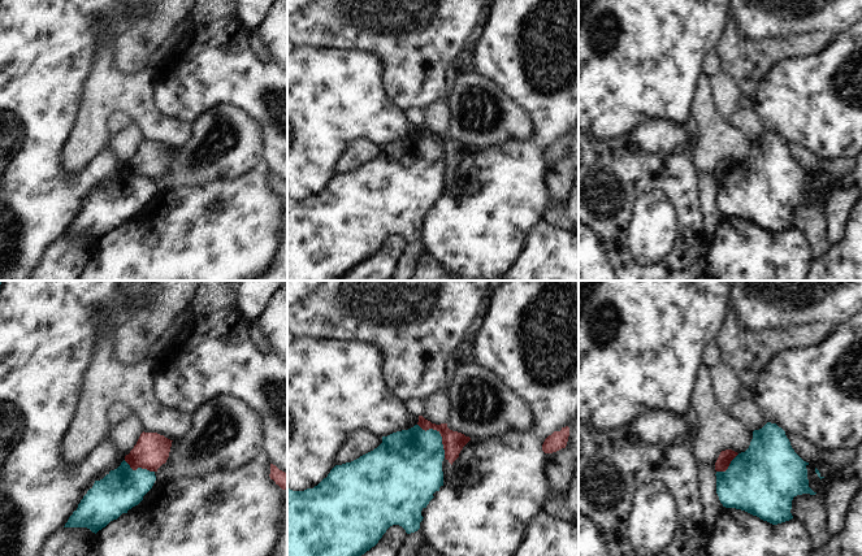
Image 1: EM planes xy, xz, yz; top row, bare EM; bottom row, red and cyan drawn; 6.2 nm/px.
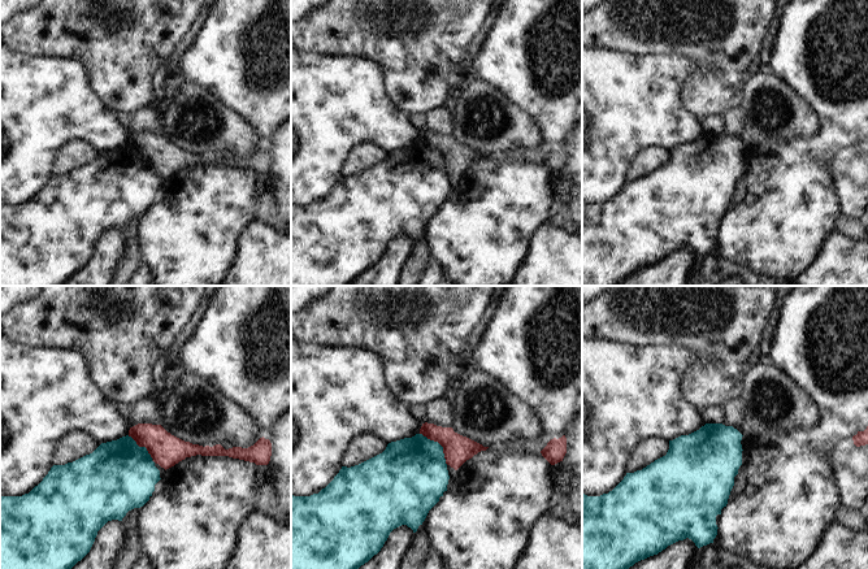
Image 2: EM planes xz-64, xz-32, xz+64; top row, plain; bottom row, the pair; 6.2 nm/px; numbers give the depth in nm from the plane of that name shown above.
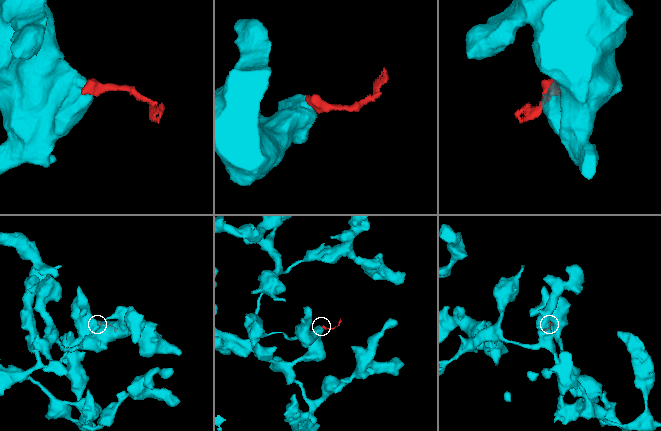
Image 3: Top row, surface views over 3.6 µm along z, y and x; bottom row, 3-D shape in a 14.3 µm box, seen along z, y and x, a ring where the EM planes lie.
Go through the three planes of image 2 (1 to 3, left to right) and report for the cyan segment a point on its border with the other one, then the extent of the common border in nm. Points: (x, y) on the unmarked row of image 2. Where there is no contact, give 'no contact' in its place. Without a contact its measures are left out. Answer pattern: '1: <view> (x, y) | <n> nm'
1: xz-64 (142, 155) | 220 nm
2: xz-32 (439, 152) | 260 nm
3: no contact

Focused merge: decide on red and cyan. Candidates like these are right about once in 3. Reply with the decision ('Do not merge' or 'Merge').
Do not merge.

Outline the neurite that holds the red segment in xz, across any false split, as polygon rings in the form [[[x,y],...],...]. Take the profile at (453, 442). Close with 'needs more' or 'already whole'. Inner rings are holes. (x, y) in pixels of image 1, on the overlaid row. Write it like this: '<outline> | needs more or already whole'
[[[419,416],[417,425],[425,431],[429,429],[437,430],[442,436],[445,459],[442,461],[443,485],[439,487],[441,491],[452,475],[452,462],[459,457],[460,451],[471,440],[471,438],[462,433],[450,430],[447,423],[432,423],[423,416]]] | needs more

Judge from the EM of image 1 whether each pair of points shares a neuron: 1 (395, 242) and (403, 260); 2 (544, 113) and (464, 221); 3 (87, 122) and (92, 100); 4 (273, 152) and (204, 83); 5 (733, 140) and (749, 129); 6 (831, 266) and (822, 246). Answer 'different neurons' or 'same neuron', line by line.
1: different neurons
2: same neuron
3: same neuron
4: same neuron
5: different neurons
6: different neurons

